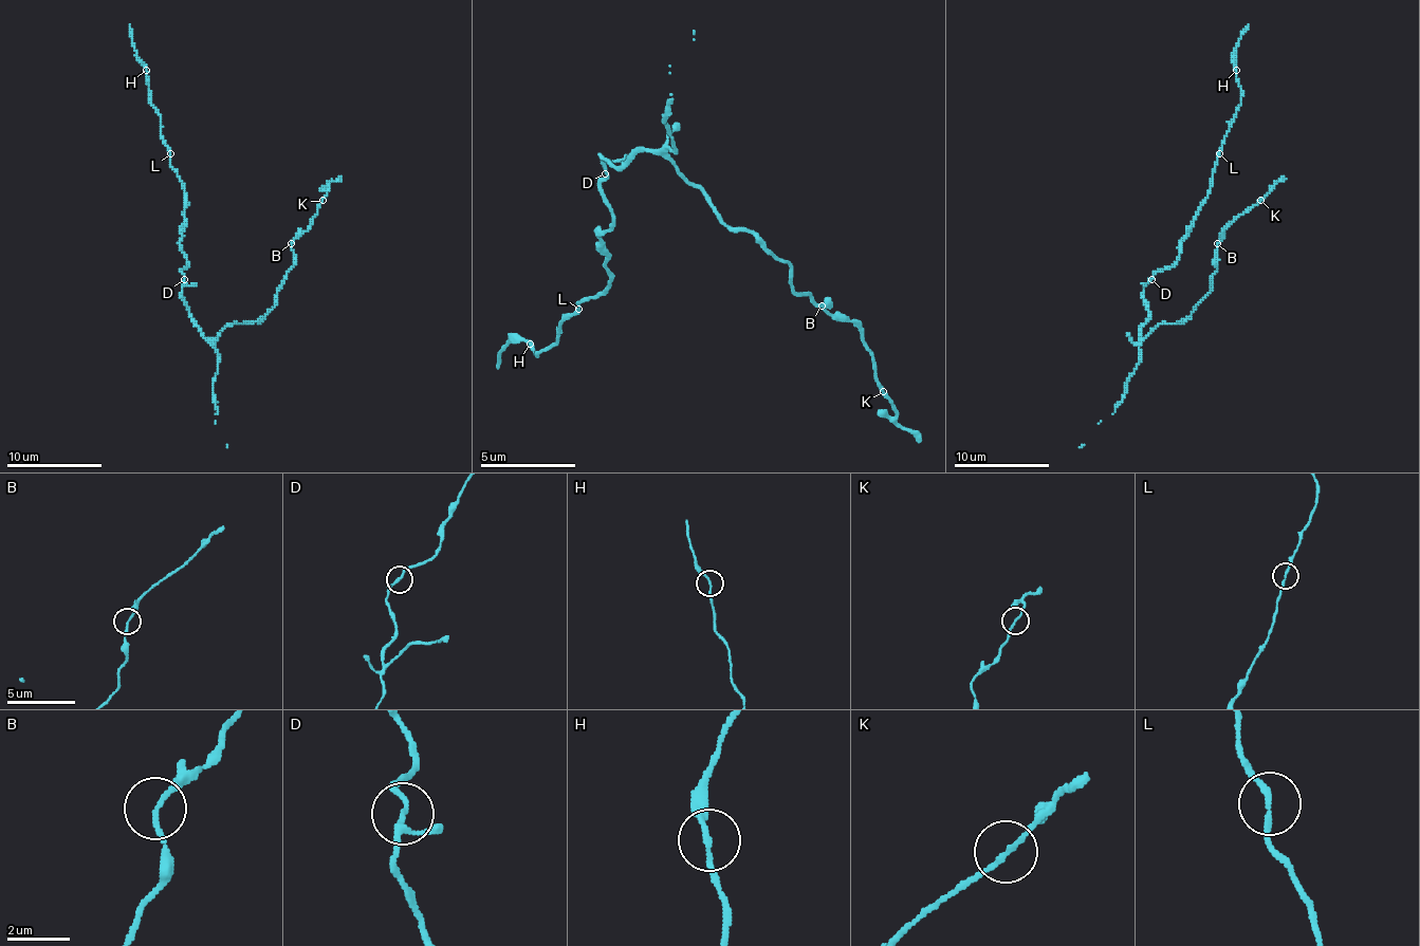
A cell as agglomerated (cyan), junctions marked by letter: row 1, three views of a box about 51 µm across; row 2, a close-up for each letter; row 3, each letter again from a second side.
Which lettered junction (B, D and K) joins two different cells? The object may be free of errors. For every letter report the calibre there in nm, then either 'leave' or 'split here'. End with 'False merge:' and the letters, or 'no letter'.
B: calibre 150 nm; leave
D: calibre 150 nm; leave
K: calibre 150 nm; leave
False merge: no letter

